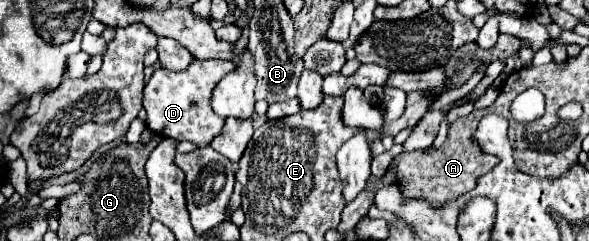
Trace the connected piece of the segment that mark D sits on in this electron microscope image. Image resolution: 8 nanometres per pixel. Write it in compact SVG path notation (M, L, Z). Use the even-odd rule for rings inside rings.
M192 61L184 73L172 73L168 69L156 69L144 87L144 109L146 109L146 127L162 137L172 137L176 141L190 141L196 147L206 147L224 127L224 117L216 115L210 99L214 87L228 73L236 71L232 61Z

